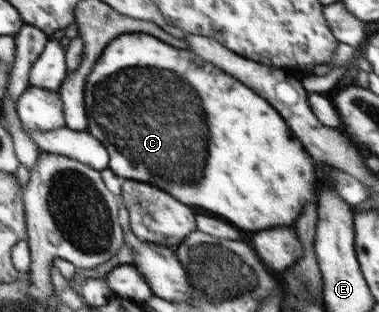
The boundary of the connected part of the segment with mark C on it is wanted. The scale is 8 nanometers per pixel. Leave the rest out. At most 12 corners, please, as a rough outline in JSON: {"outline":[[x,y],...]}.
{"outline":[[146,33],[86,78],[123,179],[292,227],[314,159],[252,89]]}

